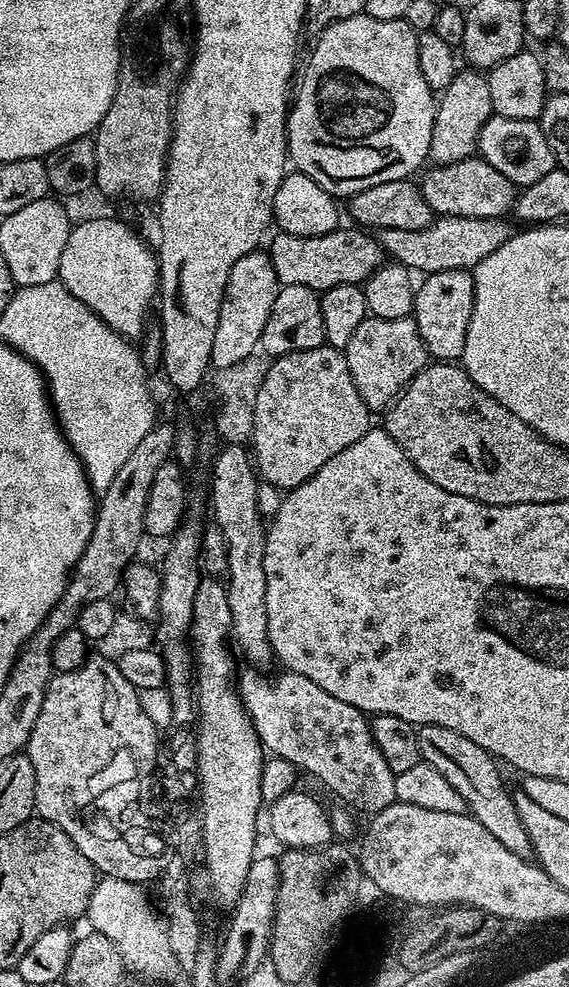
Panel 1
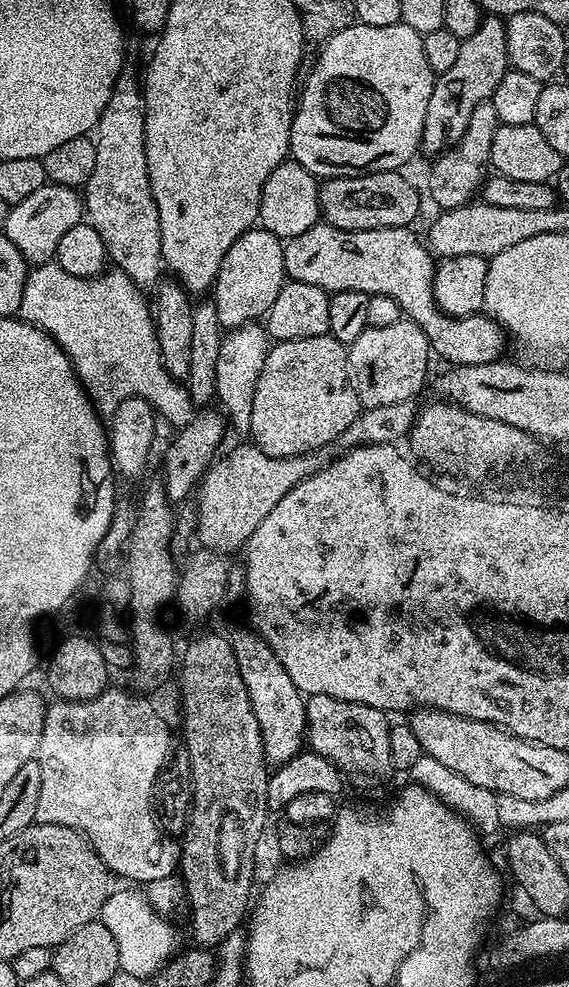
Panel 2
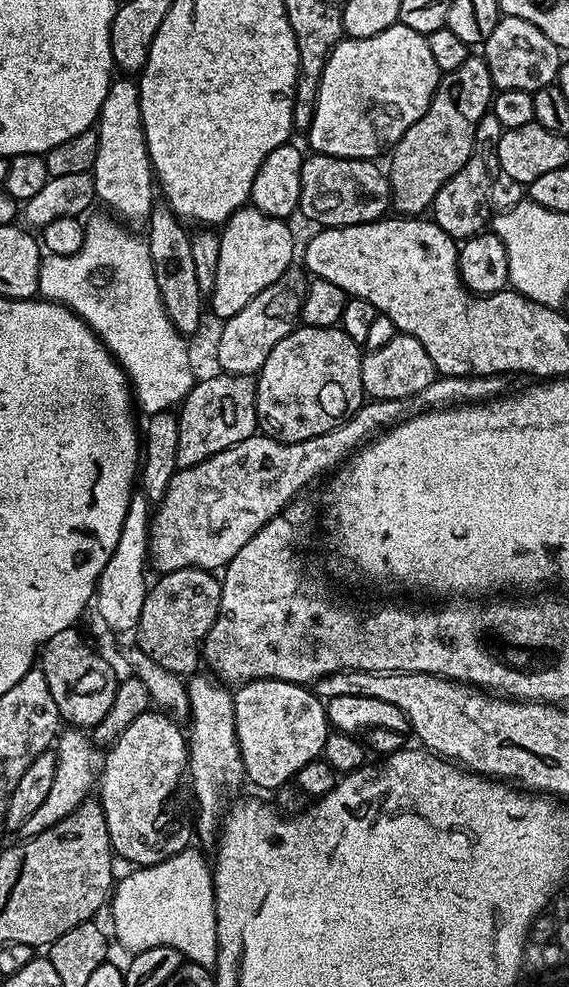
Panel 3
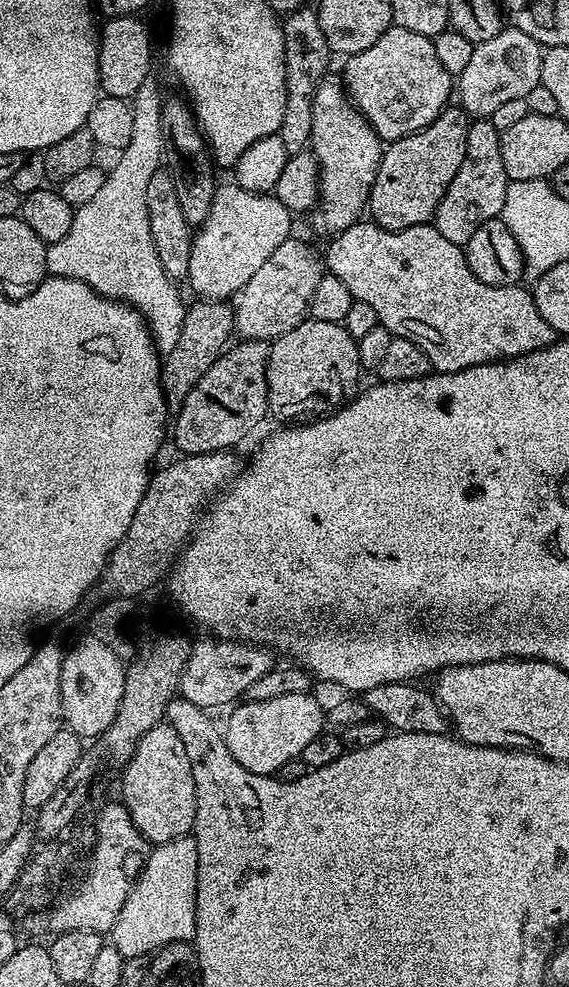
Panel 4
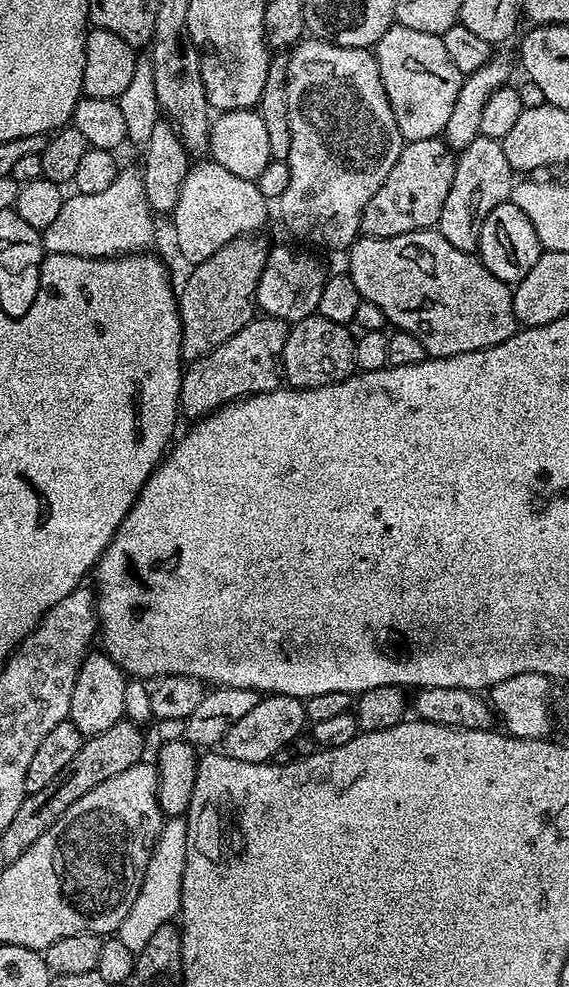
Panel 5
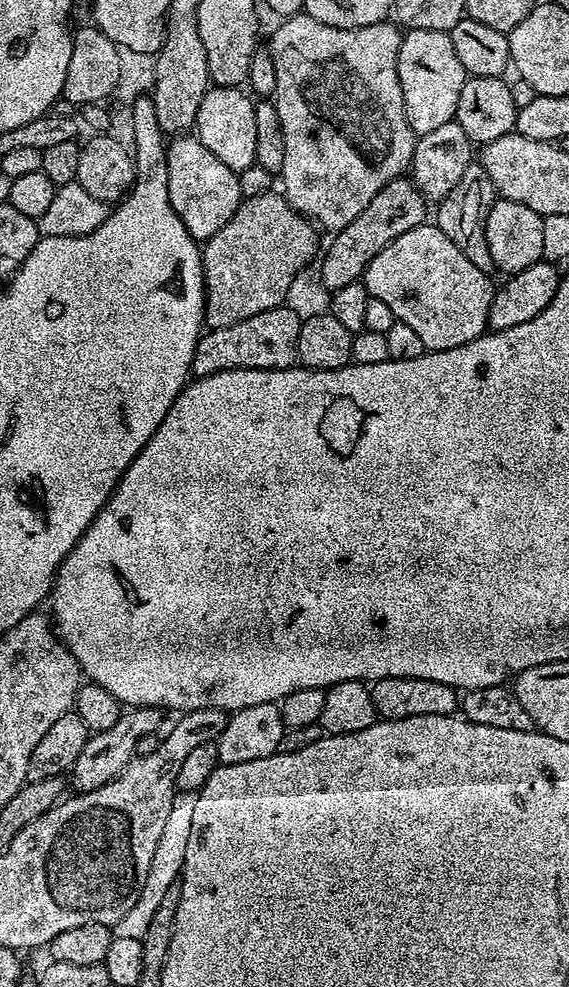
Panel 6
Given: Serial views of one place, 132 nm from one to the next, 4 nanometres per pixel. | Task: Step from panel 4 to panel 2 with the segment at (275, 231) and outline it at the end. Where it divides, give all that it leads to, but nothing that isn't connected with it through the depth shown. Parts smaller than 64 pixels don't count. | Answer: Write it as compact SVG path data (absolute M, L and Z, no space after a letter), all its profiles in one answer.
M254 226L242 234L242 238L226 250L226 258L222 258L214 283L218 322L224 330L231 330L267 317L274 298L278 298L278 290L282 290L285 283L284 244L265 228Z

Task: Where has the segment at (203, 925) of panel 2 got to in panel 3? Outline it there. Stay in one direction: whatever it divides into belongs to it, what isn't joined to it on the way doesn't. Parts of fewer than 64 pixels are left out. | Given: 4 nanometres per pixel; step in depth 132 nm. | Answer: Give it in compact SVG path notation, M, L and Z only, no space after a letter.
M208 674L200 675L193 675L187 681L190 719L186 724L188 741L186 776L189 781L192 779L192 796L196 799L194 828L199 836L201 832L199 843L212 846L218 839L217 832L224 819L224 813L230 801L237 795L235 792L239 790L240 783L242 785L245 783L246 777L242 766L242 754L238 750L233 693L219 679Z

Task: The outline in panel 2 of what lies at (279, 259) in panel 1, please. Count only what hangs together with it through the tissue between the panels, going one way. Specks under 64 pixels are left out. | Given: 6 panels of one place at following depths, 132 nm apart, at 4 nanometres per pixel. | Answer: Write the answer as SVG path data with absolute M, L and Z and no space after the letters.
M326 223L315 224L306 234L298 234L293 240L284 244L284 275L288 280L306 282L310 286L318 286L331 294L342 290L358 290L367 292L369 296L386 294L398 302L401 313L412 320L426 334L429 349L436 352L449 365L481 364L494 362L505 355L504 340L506 333L491 316L477 314L475 316L448 316L439 310L431 312L428 308L437 307L432 283L436 273L437 261L418 237L412 233L411 227L379 228L378 230L342 230Z

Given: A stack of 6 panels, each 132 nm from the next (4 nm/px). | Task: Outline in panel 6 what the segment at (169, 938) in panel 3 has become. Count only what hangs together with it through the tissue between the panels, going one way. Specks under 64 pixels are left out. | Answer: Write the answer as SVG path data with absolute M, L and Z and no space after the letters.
M177 791L174 802L170 806L170 814L166 817L166 826L162 829L162 838L158 838L158 846L154 846L154 858L150 861L150 874L146 874L146 882L142 886L142 894L138 894L138 902L122 914L122 918L114 926L114 935L118 938L138 938L143 940L154 913L158 911L162 897L170 886L178 883L180 873L184 870L186 862L186 845L190 842L190 826L196 821L194 806L197 793Z

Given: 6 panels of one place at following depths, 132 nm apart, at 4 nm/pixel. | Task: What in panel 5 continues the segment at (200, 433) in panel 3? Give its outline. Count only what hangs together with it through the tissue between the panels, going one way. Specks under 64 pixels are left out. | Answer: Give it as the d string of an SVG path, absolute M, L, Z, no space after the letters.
M257 315L238 334L226 338L222 346L191 361L180 377L180 412L195 422L232 400L242 400L259 392L272 392L282 384L282 361L289 325L277 317Z

